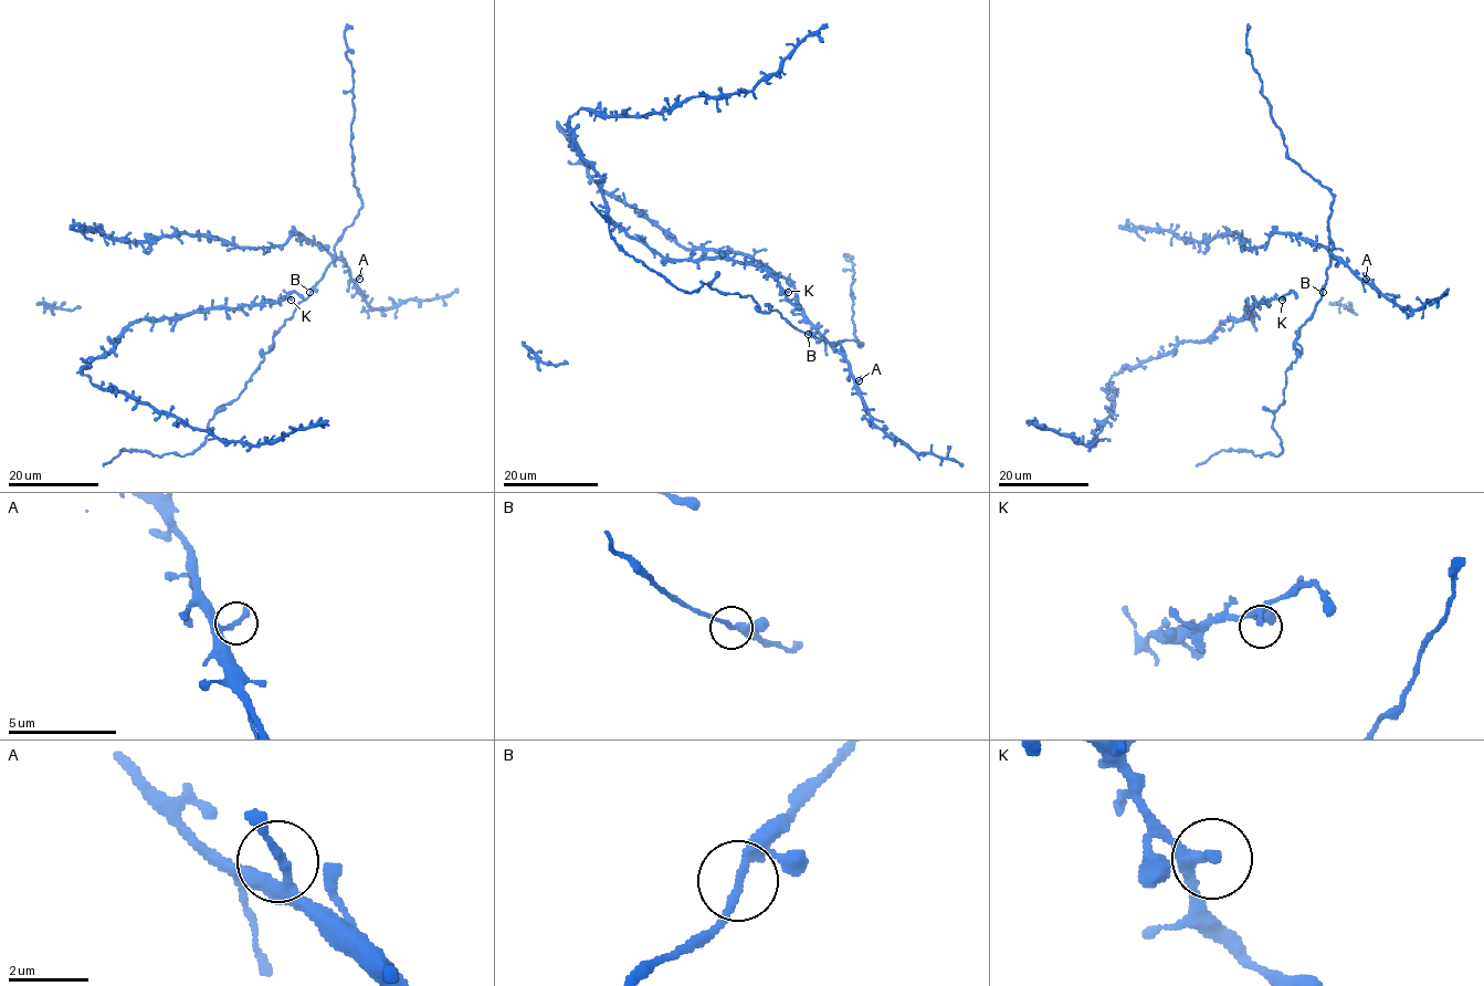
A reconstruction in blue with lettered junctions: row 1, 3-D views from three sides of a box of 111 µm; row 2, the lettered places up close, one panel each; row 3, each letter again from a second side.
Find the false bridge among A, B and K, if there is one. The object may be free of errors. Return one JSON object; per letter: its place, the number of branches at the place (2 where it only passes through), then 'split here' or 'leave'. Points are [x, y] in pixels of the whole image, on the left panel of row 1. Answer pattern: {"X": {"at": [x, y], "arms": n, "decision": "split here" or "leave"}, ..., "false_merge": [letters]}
{"A": {"at": [359, 279], "arms": 2, "decision": "leave"}, "B": {"at": [309, 292], "arms": 3, "decision": "leave"}, "K": {"at": [291, 300], "arms": 3, "decision": "leave"}, "false_merge": []}

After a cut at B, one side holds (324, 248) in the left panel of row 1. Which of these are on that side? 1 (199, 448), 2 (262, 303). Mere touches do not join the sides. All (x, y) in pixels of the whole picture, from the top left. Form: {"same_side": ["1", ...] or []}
{"same_side": ["2"]}

